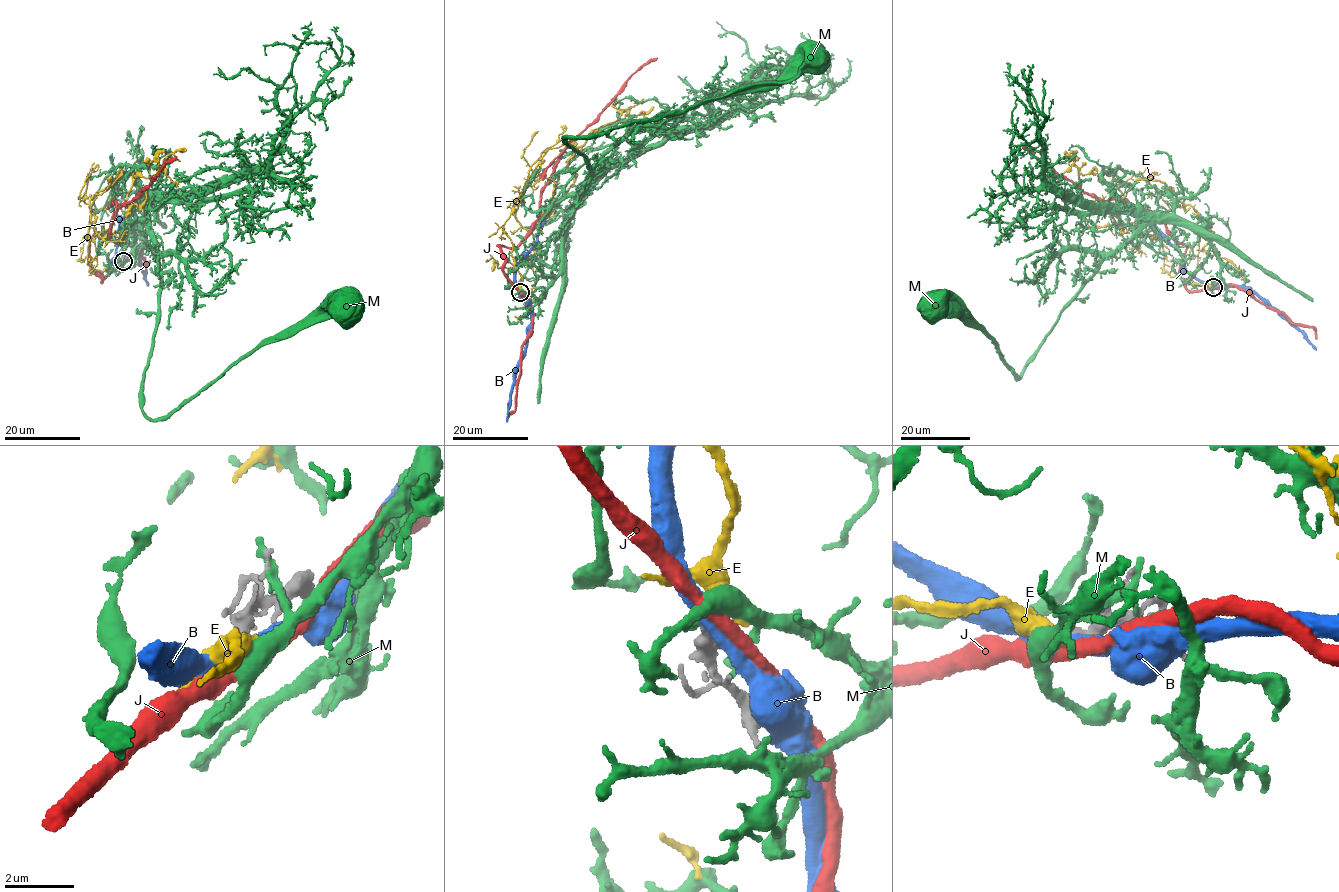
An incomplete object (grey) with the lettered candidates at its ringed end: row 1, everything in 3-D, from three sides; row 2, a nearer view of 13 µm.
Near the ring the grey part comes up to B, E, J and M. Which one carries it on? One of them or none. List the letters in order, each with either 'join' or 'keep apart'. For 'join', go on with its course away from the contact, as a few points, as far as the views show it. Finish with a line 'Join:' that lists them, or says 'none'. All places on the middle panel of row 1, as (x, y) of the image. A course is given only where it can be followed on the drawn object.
B: keep apart
E: join; it runs (520, 291), (503, 230), (512, 209), (532, 230), (575, 178), (573, 154), (642, 101)
J: keep apart
M: keep apart
Join: E

